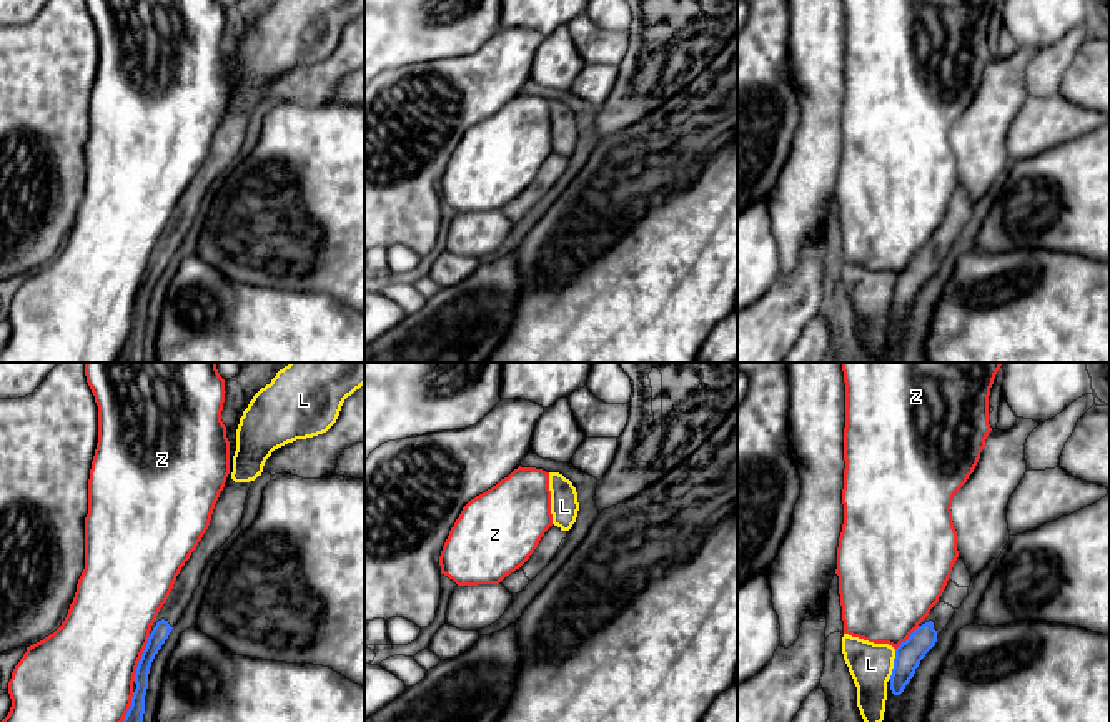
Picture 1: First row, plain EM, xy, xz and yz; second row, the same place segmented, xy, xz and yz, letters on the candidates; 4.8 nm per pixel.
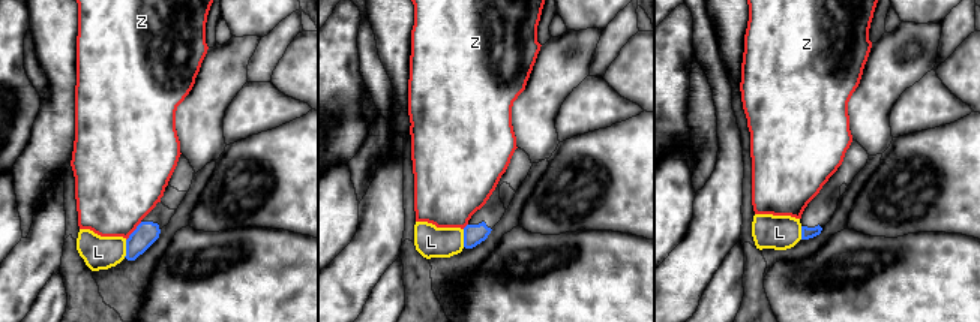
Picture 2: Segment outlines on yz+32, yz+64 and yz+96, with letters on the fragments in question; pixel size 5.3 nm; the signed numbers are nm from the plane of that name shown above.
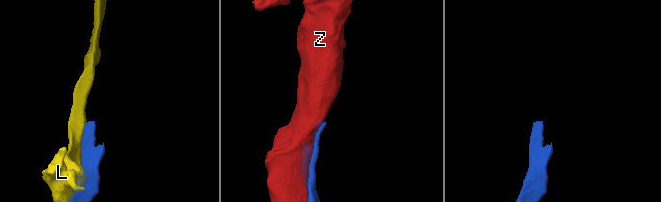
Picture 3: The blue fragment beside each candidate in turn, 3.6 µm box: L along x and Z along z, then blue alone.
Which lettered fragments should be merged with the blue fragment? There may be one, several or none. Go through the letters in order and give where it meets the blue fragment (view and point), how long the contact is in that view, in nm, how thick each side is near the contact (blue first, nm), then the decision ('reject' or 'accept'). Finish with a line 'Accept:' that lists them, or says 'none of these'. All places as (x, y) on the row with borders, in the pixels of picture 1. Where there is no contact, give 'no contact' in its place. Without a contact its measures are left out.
L: meets blue in yz at (894, 664); contact 160 nm long; 130 nm thick on the blue side, 220 nm on the other; reject
Z: meets blue in xy at (142, 657); contact 240 nm long; 90 nm thick on the blue side, 460 nm on the other; reject
Accept: none of these

